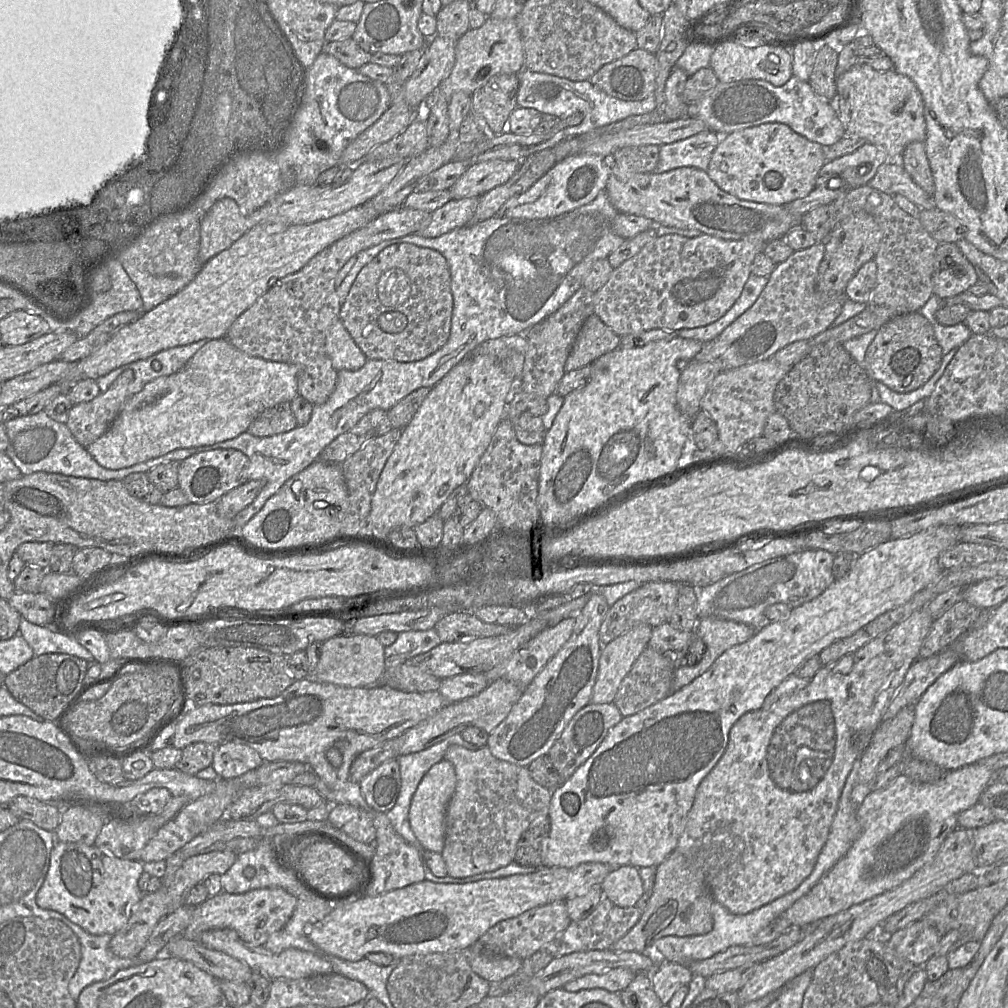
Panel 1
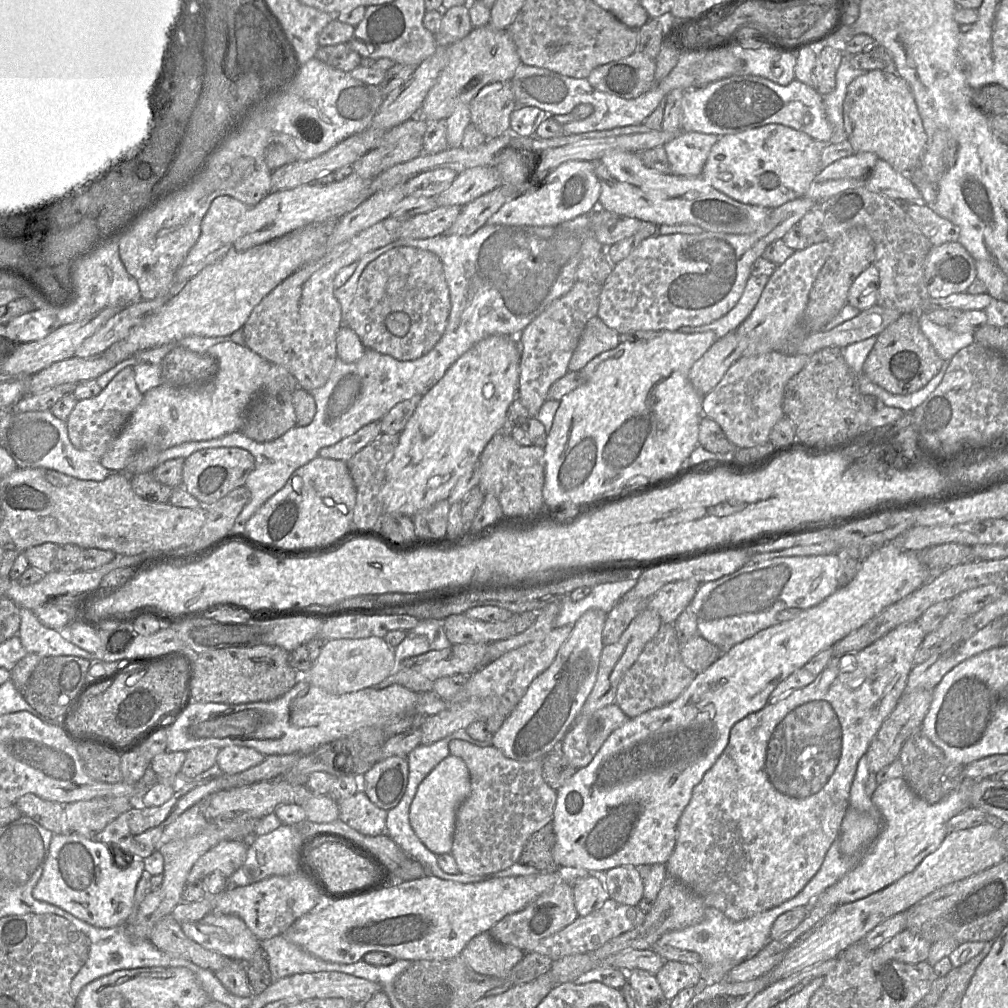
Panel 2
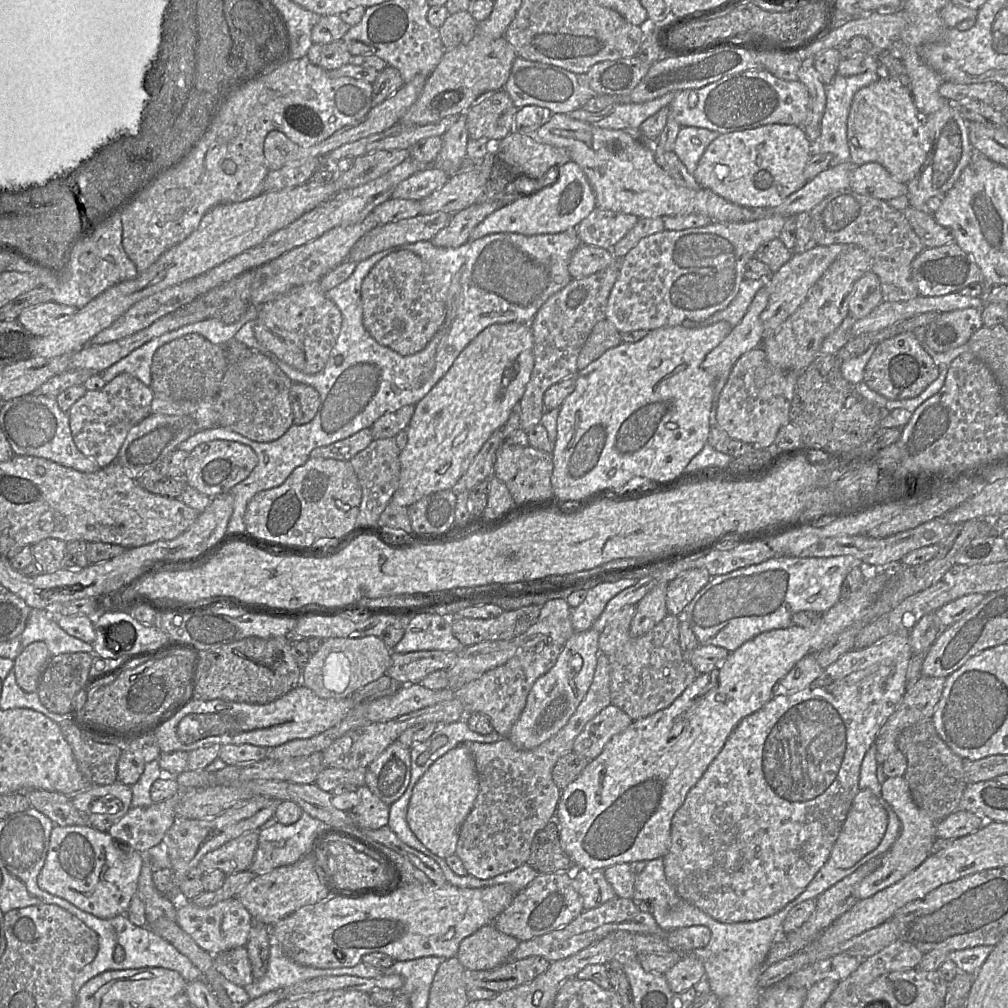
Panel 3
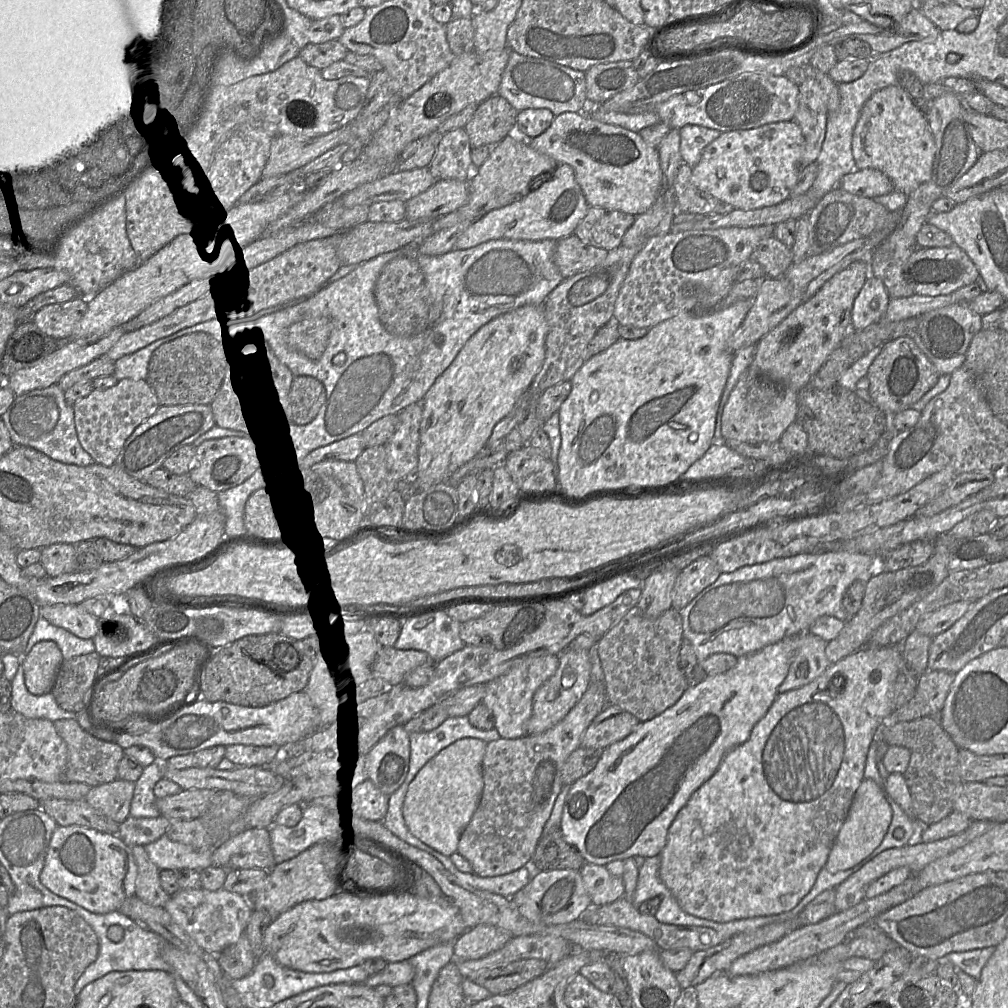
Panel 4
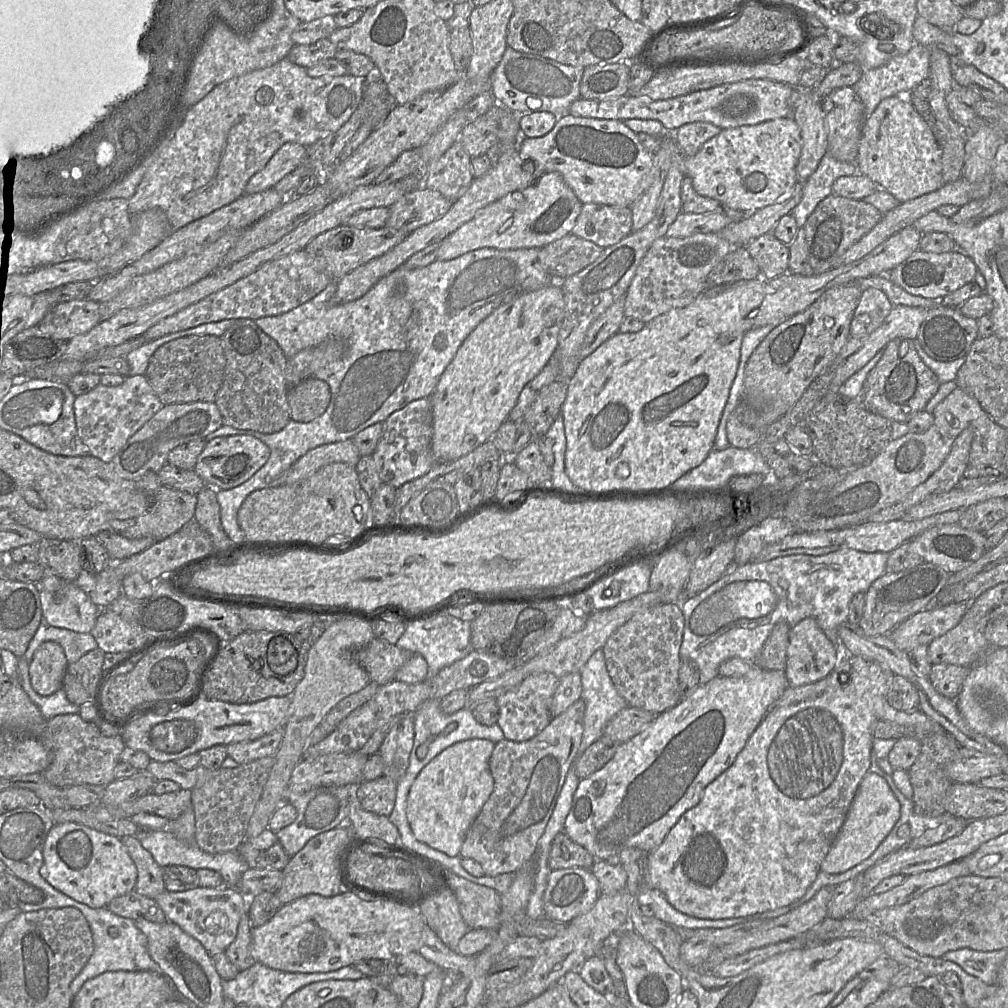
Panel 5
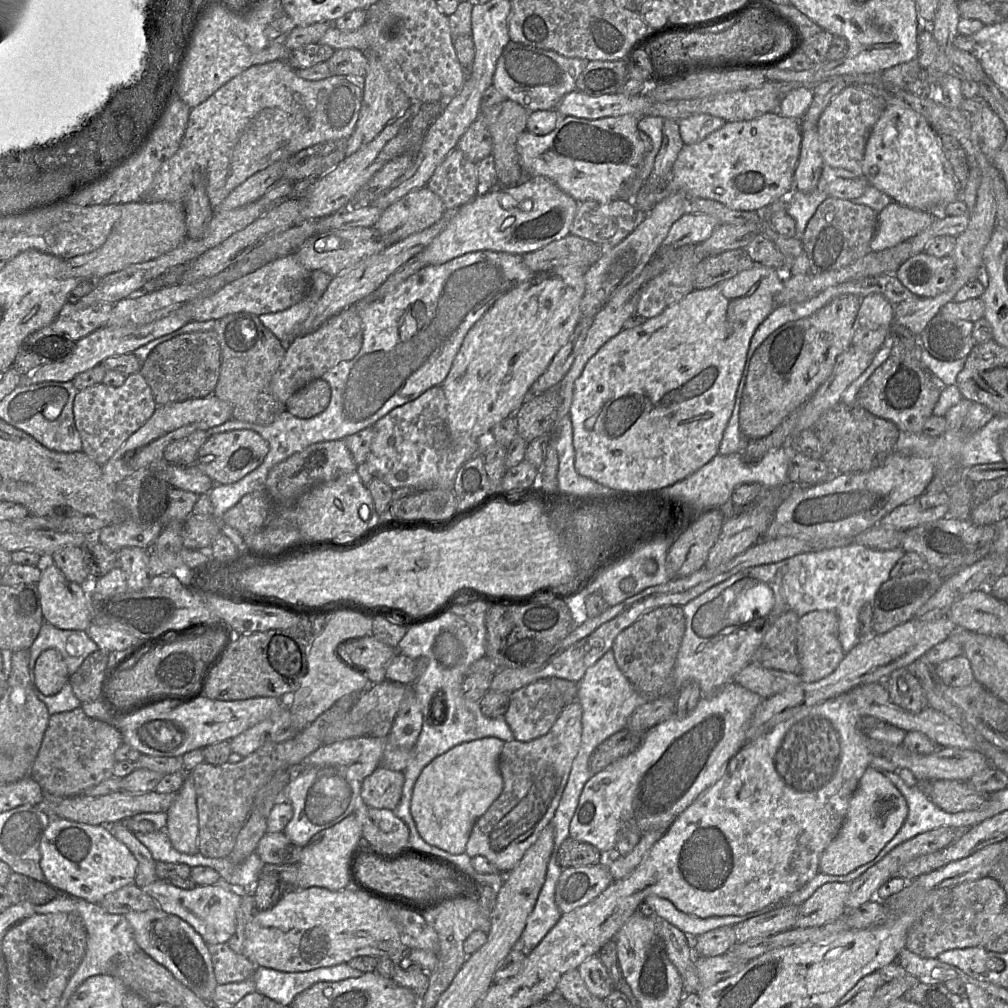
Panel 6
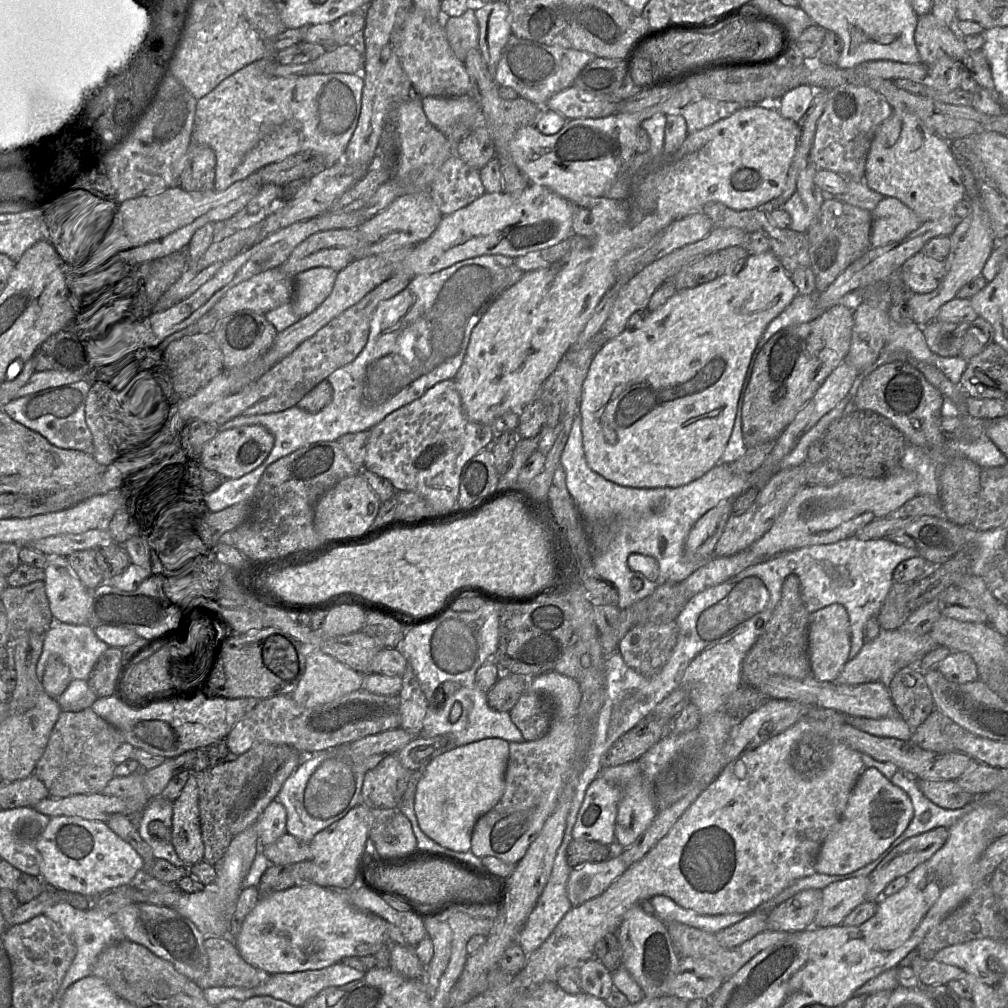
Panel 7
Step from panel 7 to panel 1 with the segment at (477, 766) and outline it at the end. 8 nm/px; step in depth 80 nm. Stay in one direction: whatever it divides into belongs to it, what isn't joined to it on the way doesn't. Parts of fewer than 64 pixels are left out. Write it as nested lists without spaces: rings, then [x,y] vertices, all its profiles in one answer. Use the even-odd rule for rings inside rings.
[[[443,759],[424,775],[414,793],[409,811],[410,826],[425,850],[441,853],[444,848],[446,810],[455,791],[456,782],[453,764]]]

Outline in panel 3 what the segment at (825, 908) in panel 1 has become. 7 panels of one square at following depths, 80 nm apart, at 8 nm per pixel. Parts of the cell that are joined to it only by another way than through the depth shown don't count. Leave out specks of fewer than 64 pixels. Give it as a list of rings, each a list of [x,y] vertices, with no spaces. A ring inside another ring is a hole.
[[[904,776],[887,778],[881,784],[881,793],[883,799],[892,807],[898,816],[901,828],[896,841],[883,855],[881,865],[859,884],[857,889],[857,898],[859,900],[873,896],[877,892],[897,883],[915,870],[933,853],[935,844],[938,841],[936,835],[936,824],[938,821],[935,821],[916,805]]]

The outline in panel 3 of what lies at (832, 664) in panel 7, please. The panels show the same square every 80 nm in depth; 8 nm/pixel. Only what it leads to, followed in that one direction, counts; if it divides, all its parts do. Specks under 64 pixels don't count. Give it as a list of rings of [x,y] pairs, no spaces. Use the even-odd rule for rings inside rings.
[[[811,653],[799,660],[792,669],[779,680],[773,688],[773,696],[801,690],[818,679],[824,669],[816,660],[816,653]]]

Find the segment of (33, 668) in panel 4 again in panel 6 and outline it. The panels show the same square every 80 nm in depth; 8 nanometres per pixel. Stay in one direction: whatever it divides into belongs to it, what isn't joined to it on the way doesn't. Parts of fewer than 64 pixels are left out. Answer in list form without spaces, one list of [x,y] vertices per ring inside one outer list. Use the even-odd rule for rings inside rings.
[[[56,649],[44,650],[33,669],[33,686],[44,696],[60,692],[69,681],[69,673],[61,653]]]

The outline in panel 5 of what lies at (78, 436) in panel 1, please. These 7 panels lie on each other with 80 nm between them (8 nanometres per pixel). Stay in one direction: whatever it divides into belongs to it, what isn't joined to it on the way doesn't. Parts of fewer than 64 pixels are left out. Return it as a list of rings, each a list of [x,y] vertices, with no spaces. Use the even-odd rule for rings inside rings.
[[[145,375],[128,376],[118,386],[109,387],[99,384],[89,393],[75,399],[74,415],[77,432],[83,443],[89,448],[90,455],[109,464],[129,438],[140,430],[162,406],[162,402]]]

